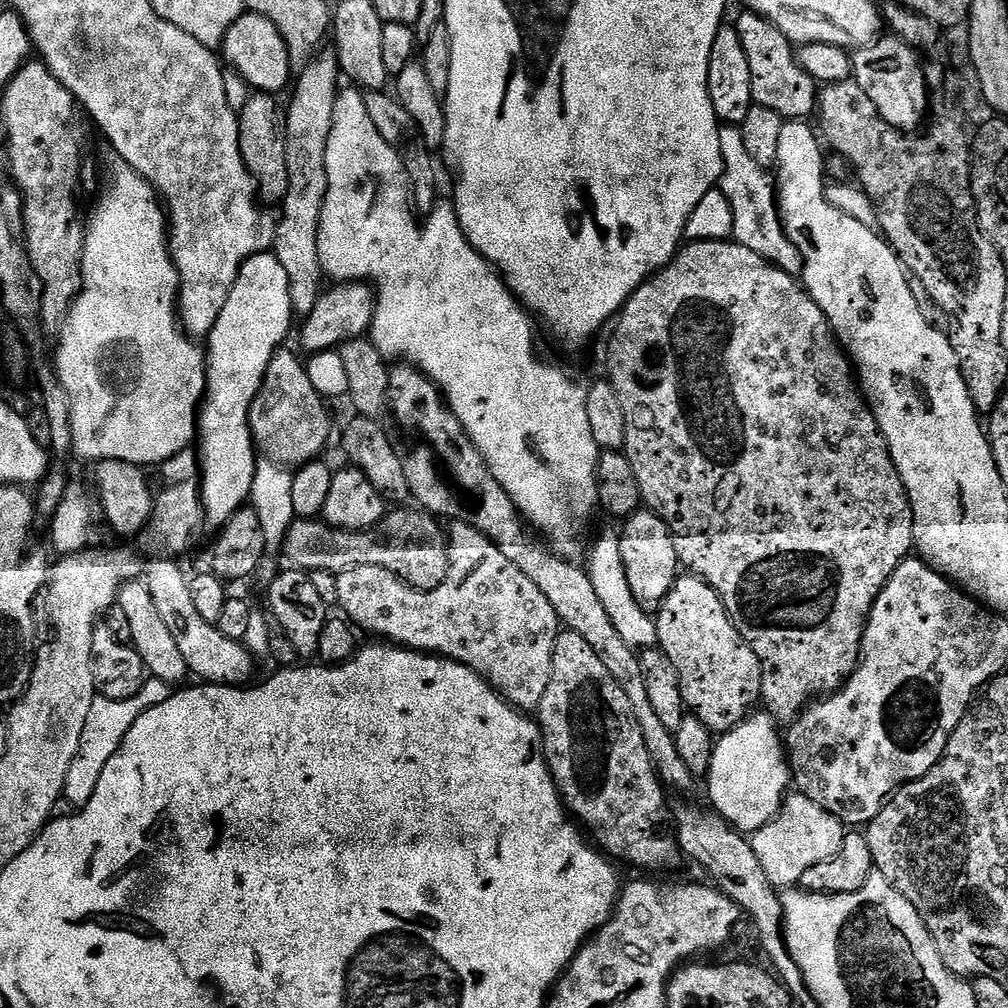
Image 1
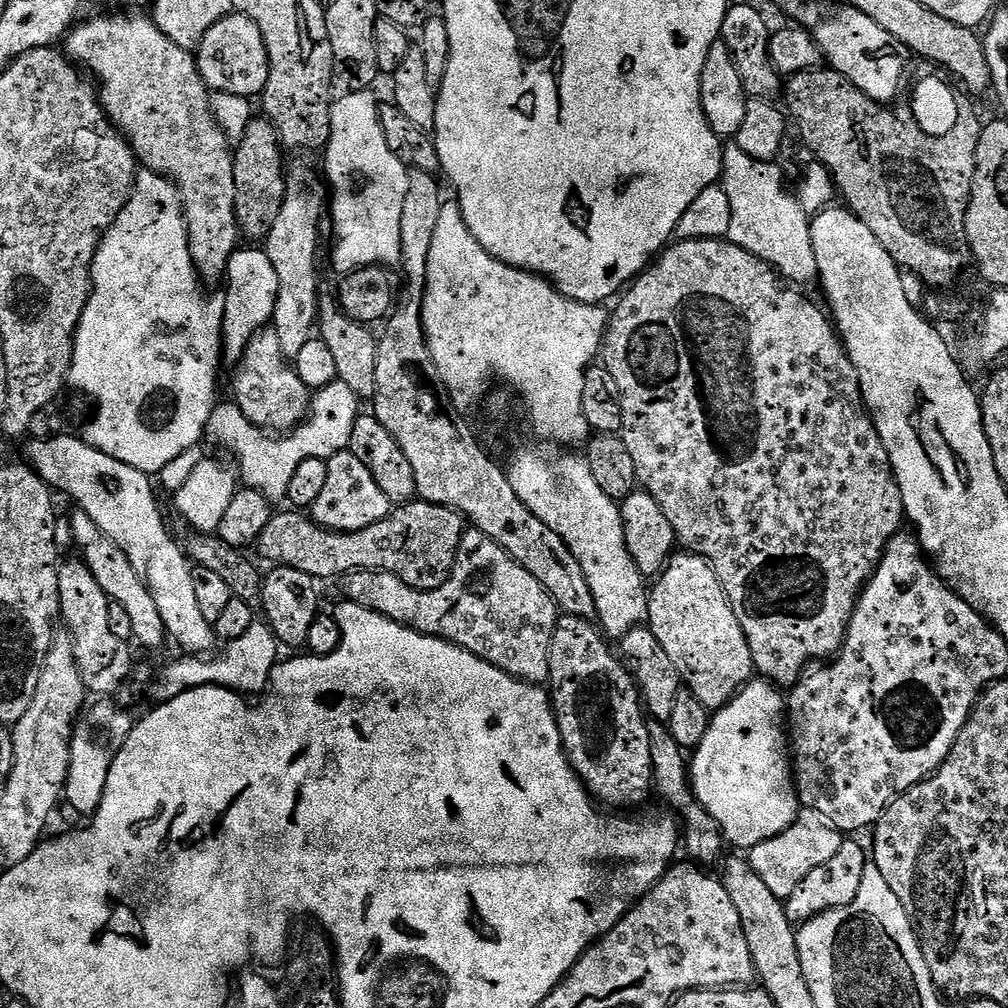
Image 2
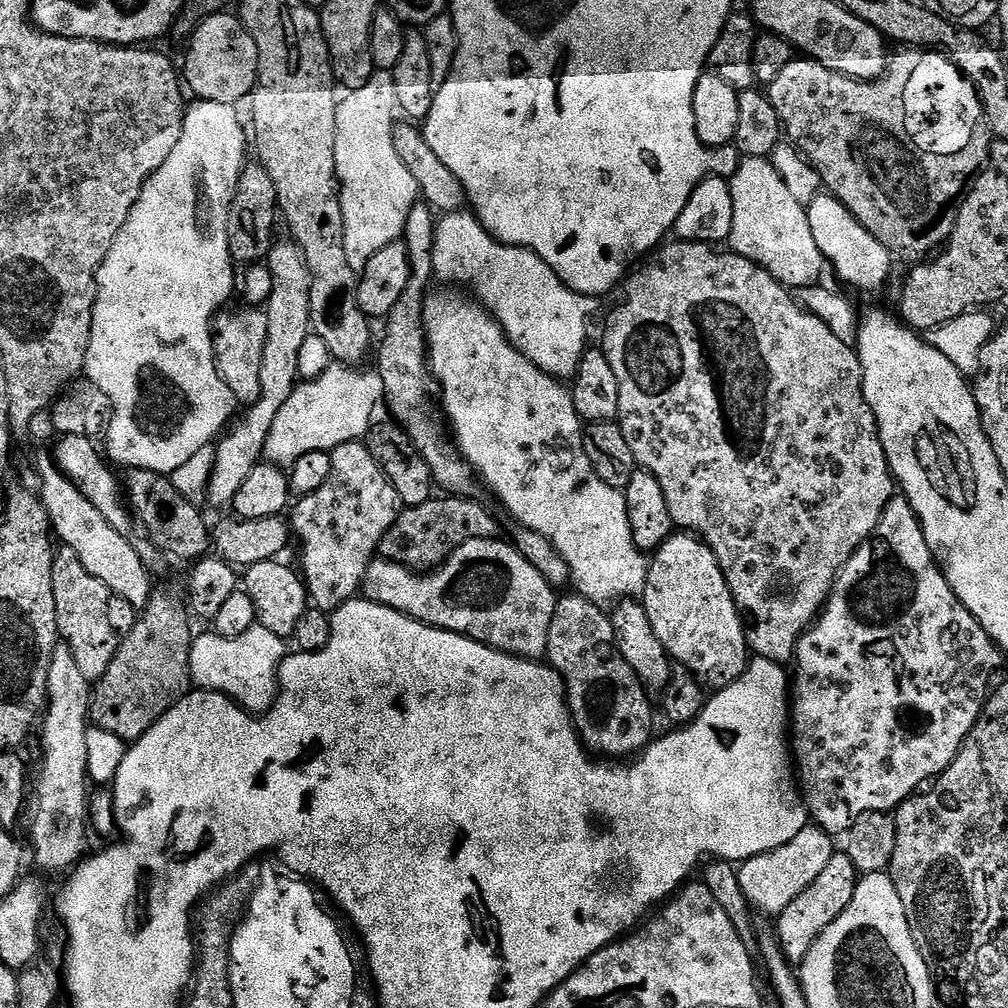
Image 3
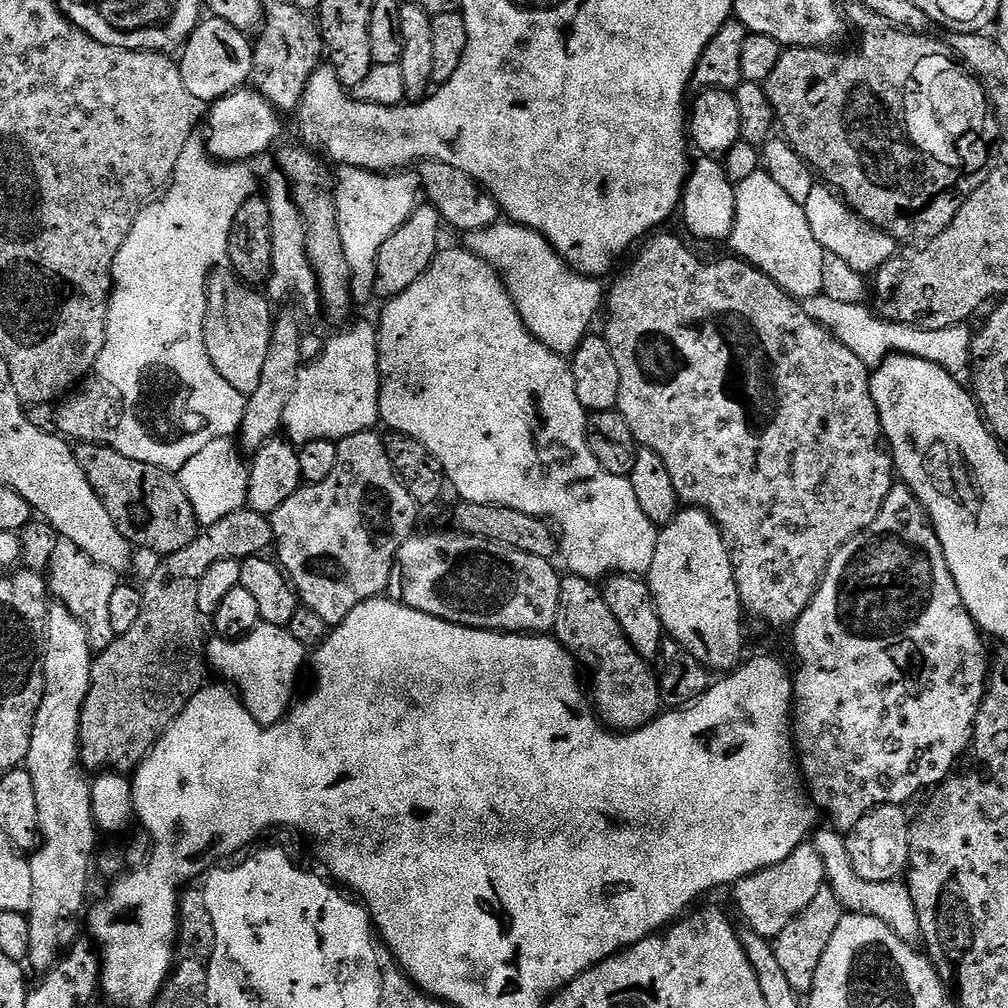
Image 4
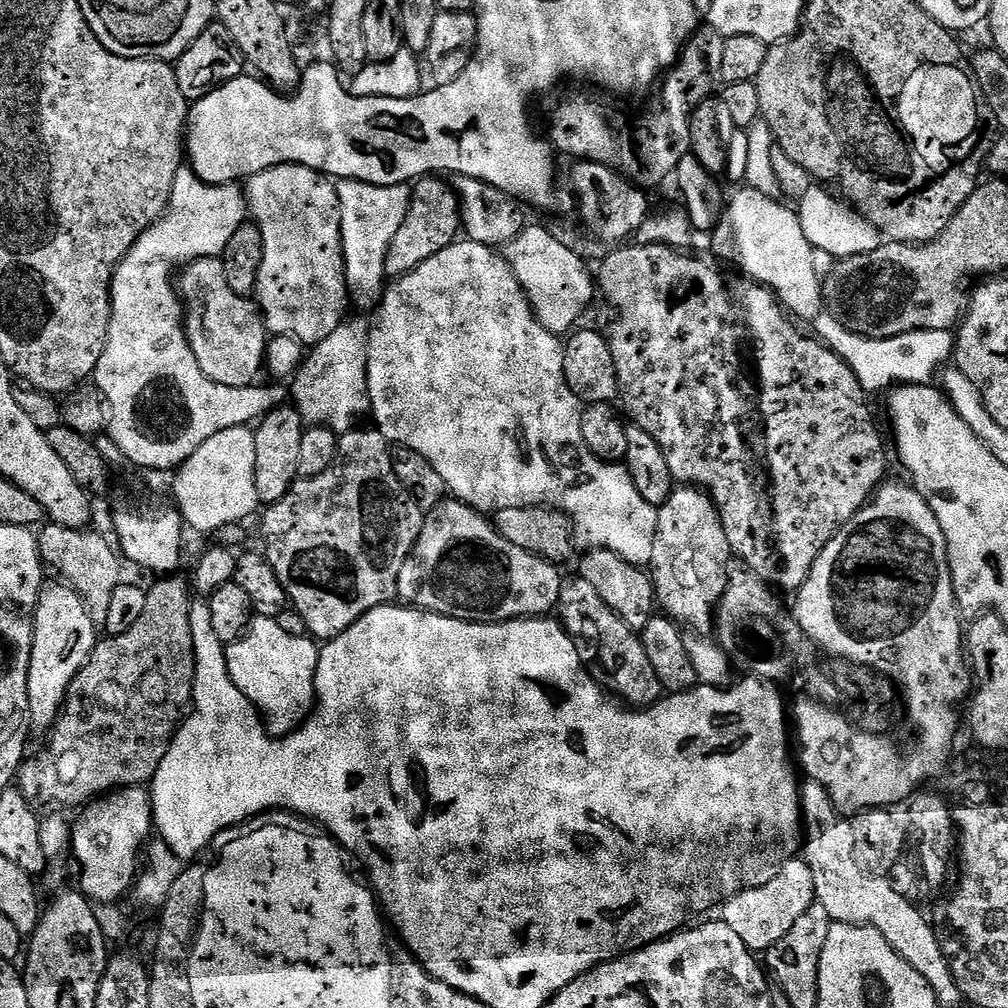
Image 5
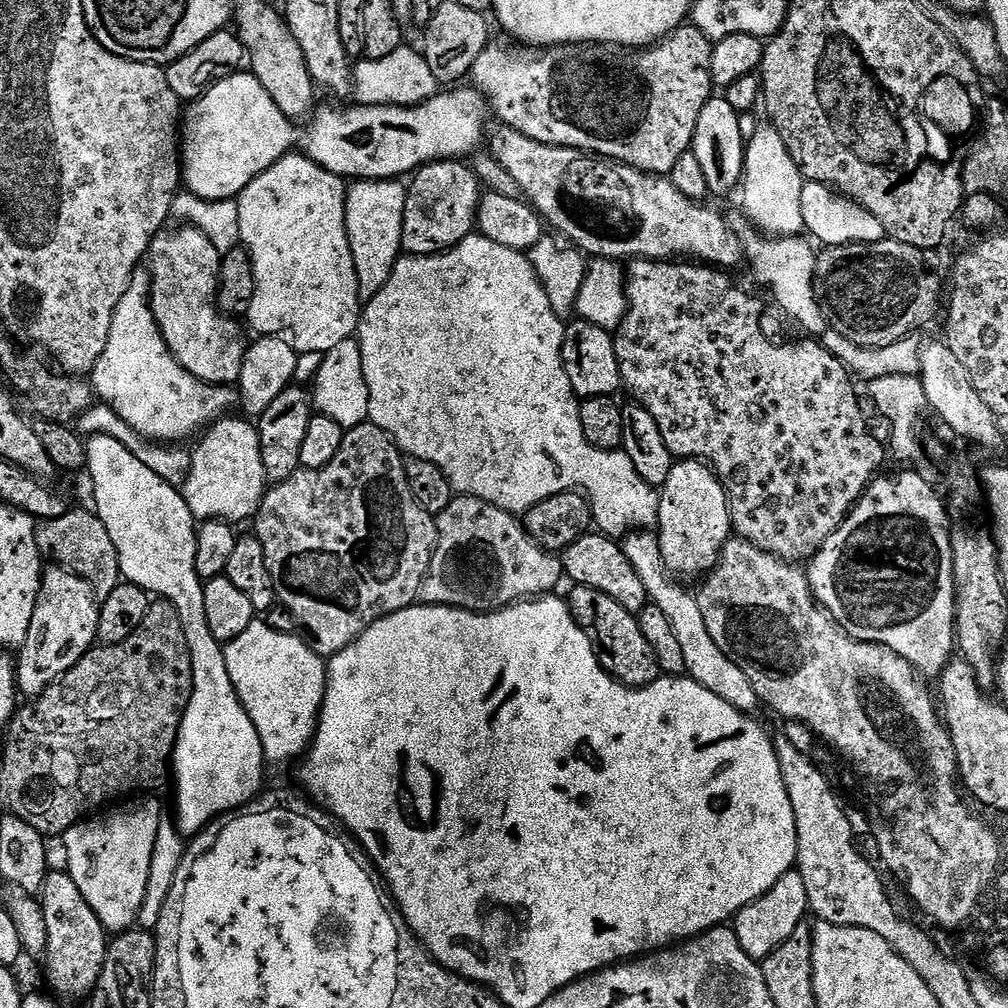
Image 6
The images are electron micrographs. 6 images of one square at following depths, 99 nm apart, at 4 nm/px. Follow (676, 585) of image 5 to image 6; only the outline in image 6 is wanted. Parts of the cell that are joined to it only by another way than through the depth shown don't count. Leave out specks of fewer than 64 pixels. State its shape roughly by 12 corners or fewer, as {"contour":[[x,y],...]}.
{"contour":[[673,463],[658,535],[668,571],[699,581],[733,535],[707,464]]}

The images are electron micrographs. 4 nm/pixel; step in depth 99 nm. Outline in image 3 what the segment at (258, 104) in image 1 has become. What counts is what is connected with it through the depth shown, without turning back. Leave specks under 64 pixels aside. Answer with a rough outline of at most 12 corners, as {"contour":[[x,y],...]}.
{"contour":[[249,163],[226,217],[237,265],[267,261],[278,224],[274,182]]}

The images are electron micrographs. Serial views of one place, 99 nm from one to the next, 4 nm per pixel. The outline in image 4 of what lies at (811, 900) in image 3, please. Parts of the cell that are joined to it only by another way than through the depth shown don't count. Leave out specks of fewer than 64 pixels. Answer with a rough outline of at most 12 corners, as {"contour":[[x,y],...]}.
{"contour":[[831,888],[772,940],[797,994],[814,986],[818,962],[845,915]]}

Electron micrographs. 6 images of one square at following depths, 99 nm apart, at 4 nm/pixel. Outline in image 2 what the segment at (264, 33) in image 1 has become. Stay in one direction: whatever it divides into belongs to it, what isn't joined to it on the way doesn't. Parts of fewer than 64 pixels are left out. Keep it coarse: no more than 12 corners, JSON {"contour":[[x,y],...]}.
{"contour":[[237,11],[194,55],[213,93],[259,97],[270,78],[262,30]]}

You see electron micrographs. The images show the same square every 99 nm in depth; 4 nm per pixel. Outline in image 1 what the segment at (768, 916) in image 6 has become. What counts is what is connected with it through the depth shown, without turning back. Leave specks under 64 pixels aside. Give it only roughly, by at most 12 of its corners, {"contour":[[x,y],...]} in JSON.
{"contour":[[796,790],[750,839],[772,887],[842,850],[846,826]]}

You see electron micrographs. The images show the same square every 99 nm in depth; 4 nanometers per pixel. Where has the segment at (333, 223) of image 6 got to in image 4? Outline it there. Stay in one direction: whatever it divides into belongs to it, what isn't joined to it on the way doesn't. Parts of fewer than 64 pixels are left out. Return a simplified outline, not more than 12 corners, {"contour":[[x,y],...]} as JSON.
{"contour":[[283,172],[269,174],[273,301],[317,311],[305,222]]}

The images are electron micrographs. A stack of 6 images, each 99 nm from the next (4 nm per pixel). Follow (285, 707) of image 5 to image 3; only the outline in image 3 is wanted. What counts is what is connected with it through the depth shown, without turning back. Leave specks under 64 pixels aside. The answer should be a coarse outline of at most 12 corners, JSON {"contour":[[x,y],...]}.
{"contour":[[259,626],[193,639],[188,675],[245,712],[276,705],[286,655]]}

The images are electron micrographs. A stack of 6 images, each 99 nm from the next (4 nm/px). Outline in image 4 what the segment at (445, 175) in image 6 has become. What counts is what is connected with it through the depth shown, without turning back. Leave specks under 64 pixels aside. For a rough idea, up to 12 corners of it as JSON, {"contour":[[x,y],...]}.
{"contour":[[424,202],[378,250],[375,295],[387,302],[426,274],[442,221]]}

